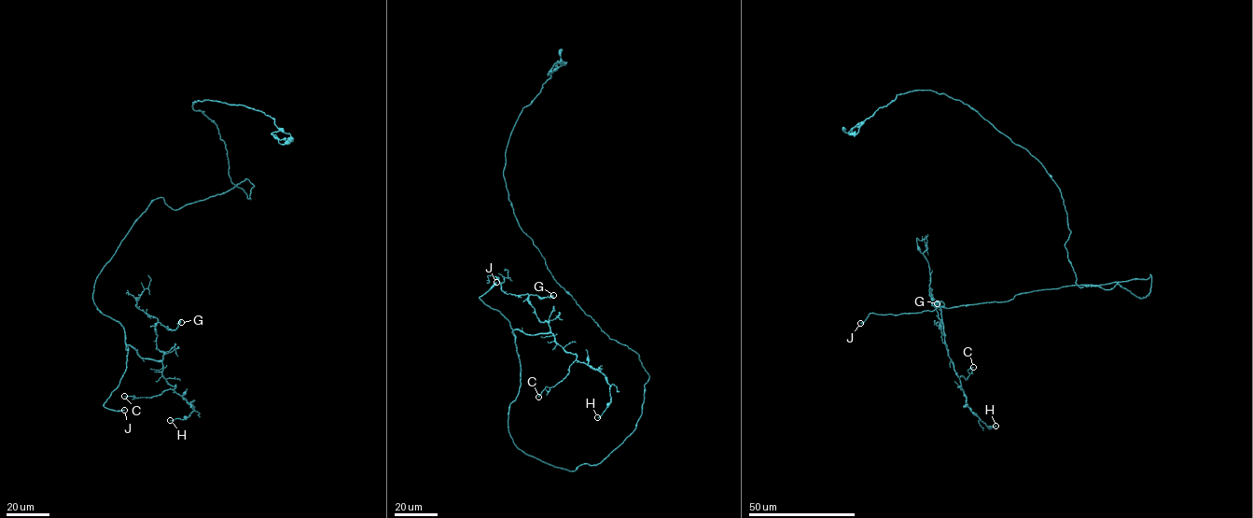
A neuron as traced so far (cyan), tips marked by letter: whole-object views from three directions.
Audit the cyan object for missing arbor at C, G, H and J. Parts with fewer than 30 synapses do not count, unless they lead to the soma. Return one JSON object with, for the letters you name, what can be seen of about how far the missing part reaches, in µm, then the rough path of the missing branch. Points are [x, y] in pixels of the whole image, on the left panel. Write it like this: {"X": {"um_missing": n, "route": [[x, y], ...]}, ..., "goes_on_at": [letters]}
{"J": {"um_missing": 10, "route": [[124, 410], [134, 406], [142, 408]]}, "goes_on_at": ["J"]}

